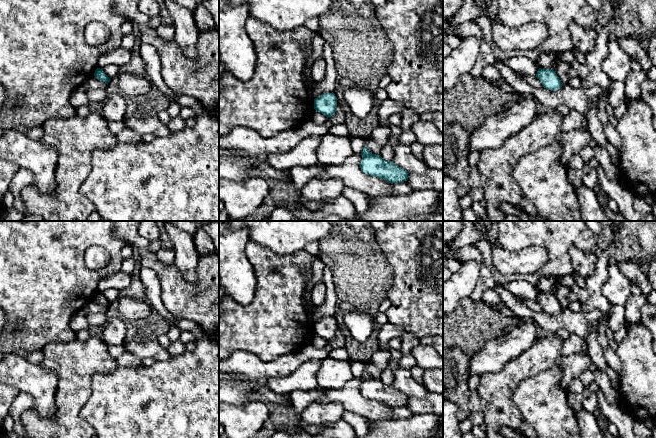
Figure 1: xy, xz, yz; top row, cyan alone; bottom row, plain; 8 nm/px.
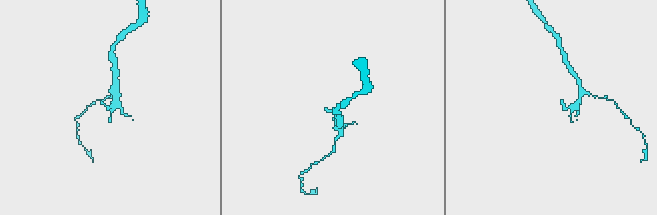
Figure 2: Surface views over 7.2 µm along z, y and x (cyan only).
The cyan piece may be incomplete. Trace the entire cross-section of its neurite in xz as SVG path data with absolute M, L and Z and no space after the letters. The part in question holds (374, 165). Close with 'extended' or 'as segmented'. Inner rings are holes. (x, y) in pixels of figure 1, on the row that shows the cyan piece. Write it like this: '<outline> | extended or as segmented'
M365 145L361 155L360 168L367 175L384 179L391 184L407 181L409 173L406 170L392 161L384 160L380 155L372 154L367 145Z | as segmented

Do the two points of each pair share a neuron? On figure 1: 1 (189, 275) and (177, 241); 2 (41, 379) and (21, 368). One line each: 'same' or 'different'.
1: same
2: same

